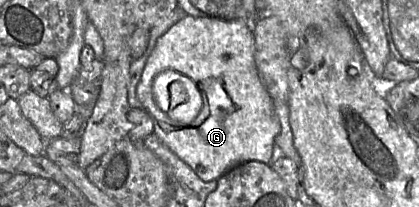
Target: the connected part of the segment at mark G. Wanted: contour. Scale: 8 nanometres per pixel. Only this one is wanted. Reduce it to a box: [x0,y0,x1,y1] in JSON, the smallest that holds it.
[137,18,280,182]

